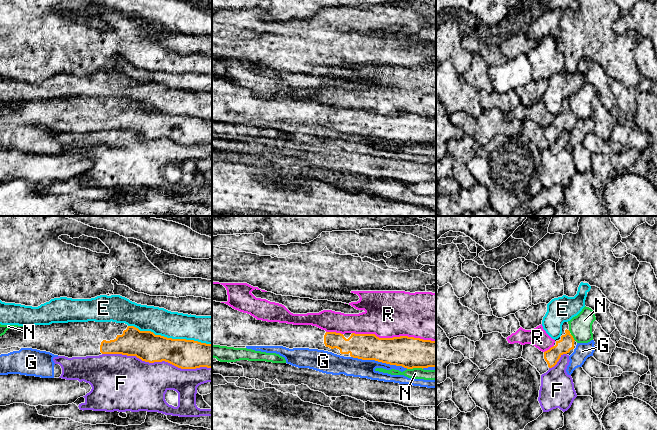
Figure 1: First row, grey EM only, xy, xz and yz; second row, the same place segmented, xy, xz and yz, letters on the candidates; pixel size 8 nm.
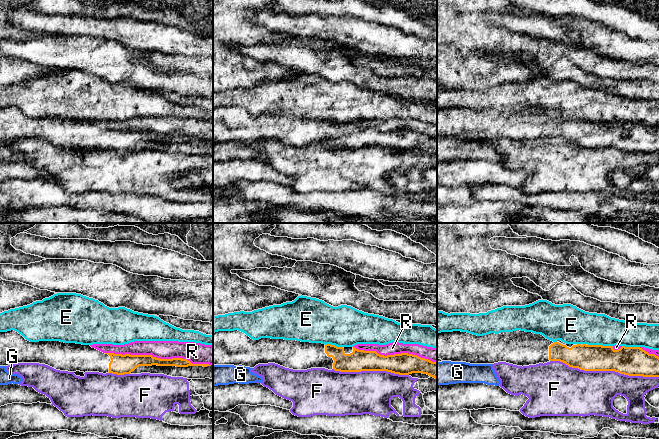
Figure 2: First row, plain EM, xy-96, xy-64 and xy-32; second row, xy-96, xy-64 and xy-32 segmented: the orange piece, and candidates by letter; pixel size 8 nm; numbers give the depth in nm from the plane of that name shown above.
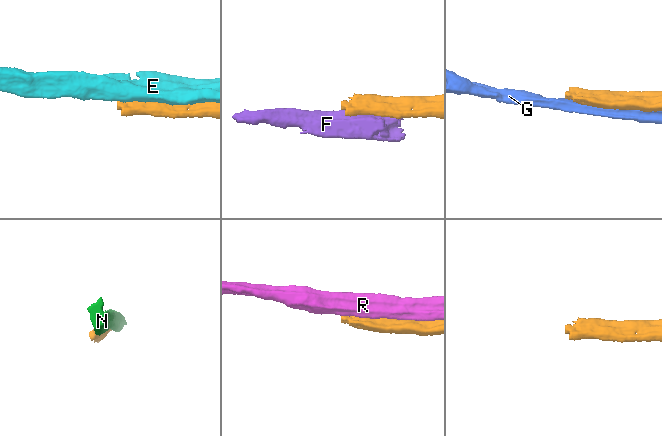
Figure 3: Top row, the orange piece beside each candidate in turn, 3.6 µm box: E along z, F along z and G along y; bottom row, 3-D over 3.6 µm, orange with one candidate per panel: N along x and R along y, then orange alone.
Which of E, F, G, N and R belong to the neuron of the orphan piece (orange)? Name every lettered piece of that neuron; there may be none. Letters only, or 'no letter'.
no letter

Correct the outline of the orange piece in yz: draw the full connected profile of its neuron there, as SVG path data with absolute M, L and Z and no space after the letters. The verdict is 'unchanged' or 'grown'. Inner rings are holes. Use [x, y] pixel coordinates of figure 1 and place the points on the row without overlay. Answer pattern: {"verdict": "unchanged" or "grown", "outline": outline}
{"verdict": "grown", "outline": "M568 98L562 101L562 110L555 116L554 122L544 128L544 135L549 144L554 143L563 130L571 131L576 124L577 118L569 107Z"}

